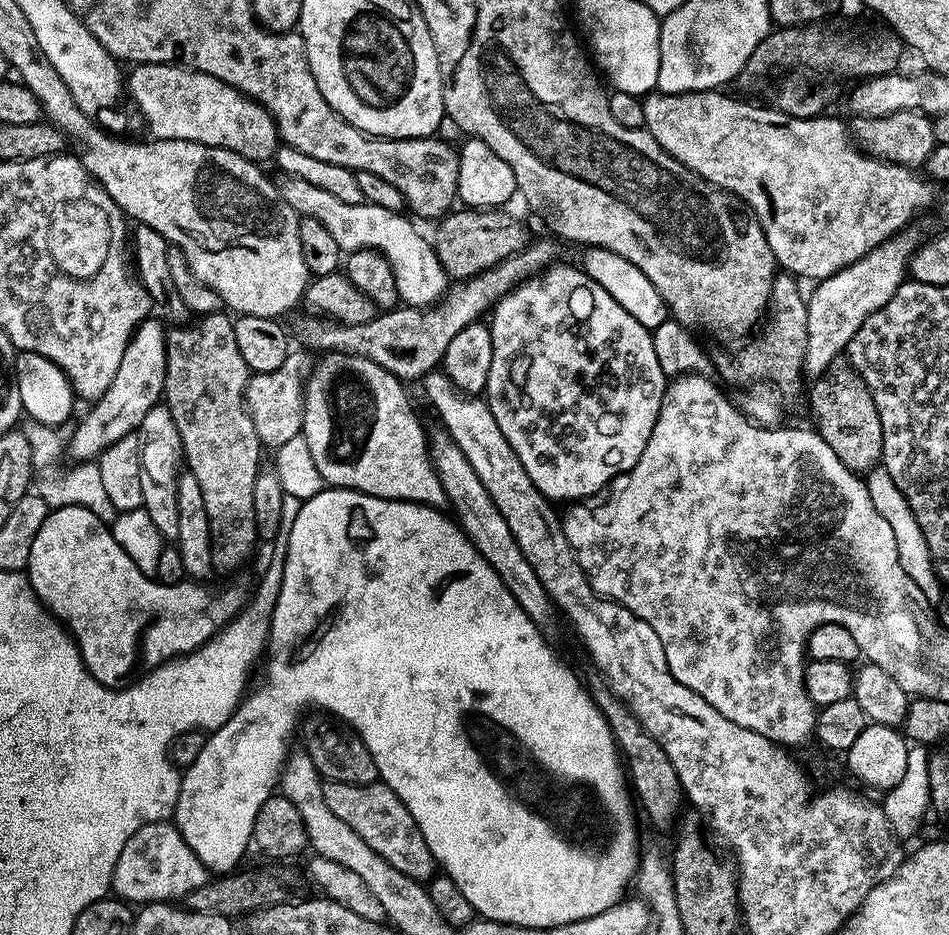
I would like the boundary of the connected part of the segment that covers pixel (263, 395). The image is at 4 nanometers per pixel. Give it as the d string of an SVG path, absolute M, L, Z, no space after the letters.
M289 351L286 362L282 362L278 370L249 375L244 391L244 403L248 405L261 445L268 447L269 444L272 450L280 448L282 442L290 442L290 438L301 435L304 427L304 382L314 367L314 360L307 351L299 351Z

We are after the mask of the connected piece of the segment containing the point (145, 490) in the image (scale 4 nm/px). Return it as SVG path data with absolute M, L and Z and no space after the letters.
M157 406L142 419L138 429L140 439L140 460L143 508L150 514L150 521L160 531L163 539L175 541L178 534L178 494L176 481L182 471L182 453L178 426L166 406Z

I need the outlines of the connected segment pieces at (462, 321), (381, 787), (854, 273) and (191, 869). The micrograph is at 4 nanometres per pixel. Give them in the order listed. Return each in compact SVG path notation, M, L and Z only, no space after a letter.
M533 239L528 247L514 253L510 258L498 262L490 270L479 272L468 280L455 281L445 292L441 300L437 300L430 308L410 308L397 306L391 310L381 311L372 317L370 322L357 324L339 324L315 314L305 315L305 320L296 324L296 336L305 349L316 354L329 352L347 352L350 356L370 358L370 362L378 362L390 374L394 374L402 382L419 381L429 372L441 367L446 346L466 326L477 323L480 316L489 311L508 292L513 292L520 283L532 276L539 276L545 268L557 263L557 241Z
M329 780L325 783L324 793L326 794L326 806L330 806L330 810L334 810L334 814L338 814L338 818L342 818L342 822L346 822L350 830L354 830L354 834L362 837L370 846L370 850L382 854L382 858L386 858L386 862L390 862L394 870L402 870L402 874L421 882L427 882L437 875L436 859L434 854L430 854L430 846L426 846L426 838L422 838L422 830L418 830L418 822L414 822L410 810L406 810L398 794L394 794L394 790L390 790L383 782L354 786L346 782Z
M912 230L899 232L897 236L891 236L886 242L882 242L874 250L870 250L870 254L866 254L862 258L858 258L858 262L854 262L850 266L846 266L842 270L838 270L830 278L819 281L815 285L816 288L807 297L808 301L808 321L806 322L806 354L804 355L804 370L809 377L815 378L837 363L836 355L843 353L847 349L849 342L854 338L854 334L858 334L858 326L862 326L862 322L866 322L868 316L874 315L879 308L886 306L886 302L890 302L890 298L894 298L894 294L900 289L900 285L905 283L906 277L910 272L910 261L913 252L918 247L918 239L912 233Z
M175 823L147 824L128 839L126 846L122 846L122 854L118 854L118 862L114 866L111 891L125 902L143 906L153 902L177 901L186 894L190 894L190 890L198 890L198 886L207 884L209 879L209 869L198 858L198 854L194 854L194 850L190 850L190 846L186 846L186 842L180 831L176 829Z

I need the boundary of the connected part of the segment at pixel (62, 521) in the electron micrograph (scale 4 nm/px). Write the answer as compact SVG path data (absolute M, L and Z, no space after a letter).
M77 504L49 511L42 530L34 537L34 546L30 546L26 575L40 603L76 641L88 673L107 688L123 688L164 661L200 648L215 632L225 628L246 603L246 592L244 596L240 588L207 588L207 583L192 578L179 584L161 584L147 576L114 540L111 527L90 509Z

